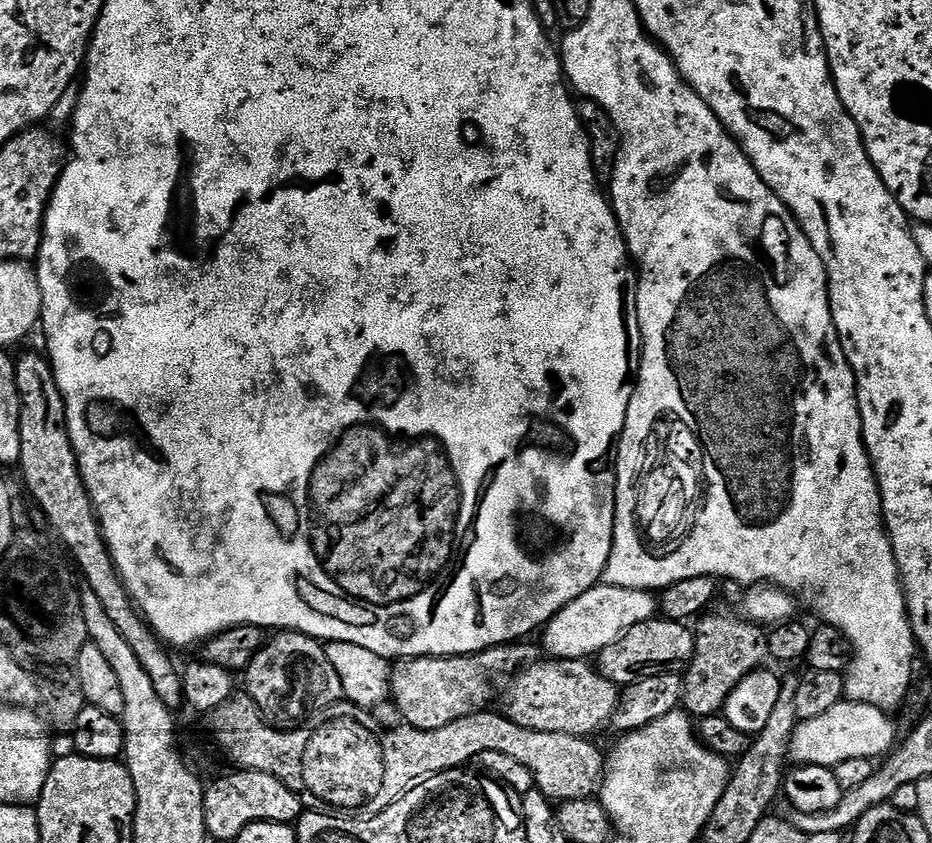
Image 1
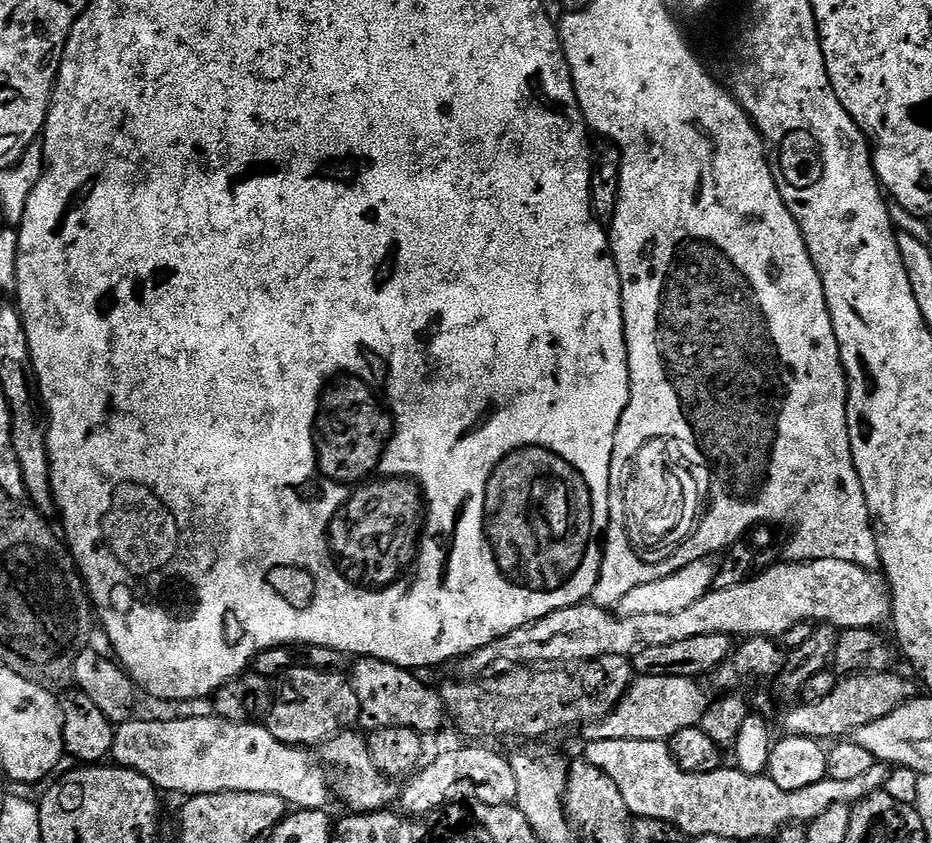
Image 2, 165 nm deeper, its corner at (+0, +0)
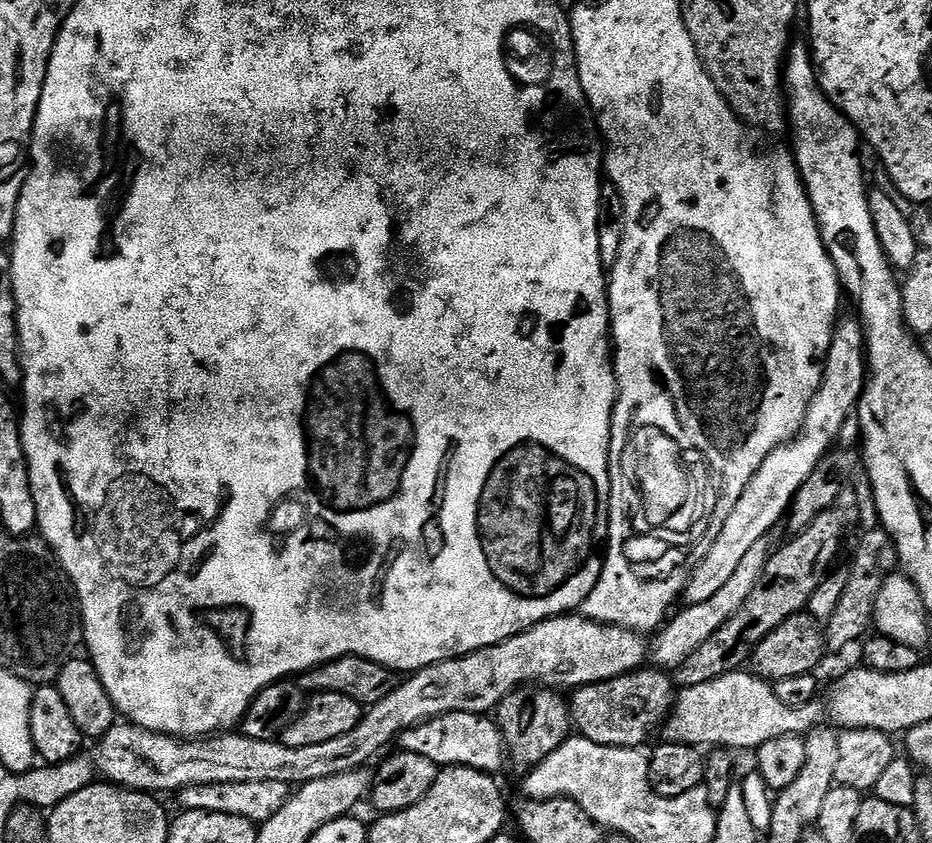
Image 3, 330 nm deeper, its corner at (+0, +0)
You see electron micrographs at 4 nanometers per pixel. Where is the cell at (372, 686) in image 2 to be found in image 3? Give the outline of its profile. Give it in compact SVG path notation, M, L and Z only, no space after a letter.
M451 712L436 716L433 720L427 720L419 724L417 728L411 728L401 732L398 737L401 749L410 754L422 754L422 758L430 758L440 768L473 768L479 772L489 774L499 773L499 768L506 764L506 749L504 747L504 735L497 728L495 719L484 714L474 712Z

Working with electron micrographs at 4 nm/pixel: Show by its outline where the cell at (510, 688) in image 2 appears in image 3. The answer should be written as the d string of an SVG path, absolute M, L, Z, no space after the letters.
M648 666L613 680L583 684L570 696L575 731L602 746L640 748L668 718L674 703L674 680L667 671Z

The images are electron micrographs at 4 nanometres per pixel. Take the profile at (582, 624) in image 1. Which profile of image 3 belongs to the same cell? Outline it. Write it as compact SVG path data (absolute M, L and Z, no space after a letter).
M841 319L832 334L828 357L824 359L824 377L820 382L820 388L808 403L802 431L787 444L779 444L768 455L766 462L762 462L754 478L750 478L746 490L742 490L742 494L732 500L733 504L730 504L723 517L714 546L710 546L706 558L698 562L688 580L688 587L682 593L688 604L701 604L714 598L714 594L718 594L718 590L726 586L734 570L738 570L742 558L746 558L746 553L754 547L754 542L765 539L769 535L767 532L780 519L780 523L785 519L802 482L810 478L818 462L828 455L833 447L832 439L843 430L844 423L853 415L856 405L860 403L865 383L866 349L863 327L859 319Z

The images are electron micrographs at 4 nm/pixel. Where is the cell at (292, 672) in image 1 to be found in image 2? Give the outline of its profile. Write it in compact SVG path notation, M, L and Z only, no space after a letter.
M293 666L284 673L278 684L280 701L269 707L266 725L270 734L280 743L299 746L304 750L325 744L342 732L347 732L359 721L358 694L354 694L351 683L340 677L336 670L325 670L305 666Z

